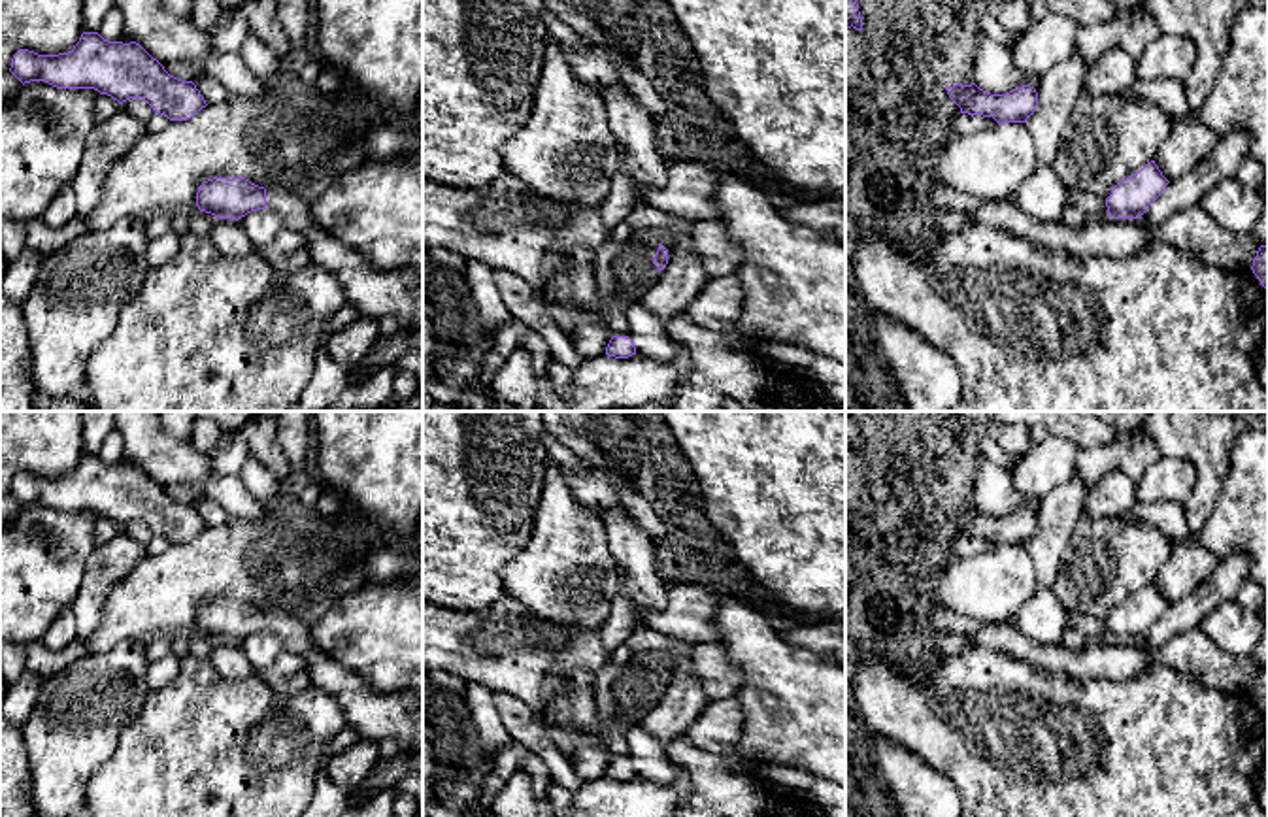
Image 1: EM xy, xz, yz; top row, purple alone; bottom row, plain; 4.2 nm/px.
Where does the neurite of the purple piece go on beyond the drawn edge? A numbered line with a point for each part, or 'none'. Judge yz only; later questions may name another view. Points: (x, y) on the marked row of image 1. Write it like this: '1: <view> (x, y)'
none

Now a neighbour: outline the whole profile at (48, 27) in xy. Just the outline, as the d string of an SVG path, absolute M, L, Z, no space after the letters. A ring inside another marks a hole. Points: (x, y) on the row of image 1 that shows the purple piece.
M0 0L0 75L19 49L68 53L83 32L83 0Z

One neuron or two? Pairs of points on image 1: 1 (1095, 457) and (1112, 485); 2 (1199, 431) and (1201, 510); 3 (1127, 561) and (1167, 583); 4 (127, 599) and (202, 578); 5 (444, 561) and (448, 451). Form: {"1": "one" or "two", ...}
{"1": "two", "2": "one", "3": "two", "4": "one", "5": "one"}

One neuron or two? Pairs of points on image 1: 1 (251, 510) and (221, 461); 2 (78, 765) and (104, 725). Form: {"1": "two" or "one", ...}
{"1": "two", "2": "one"}

